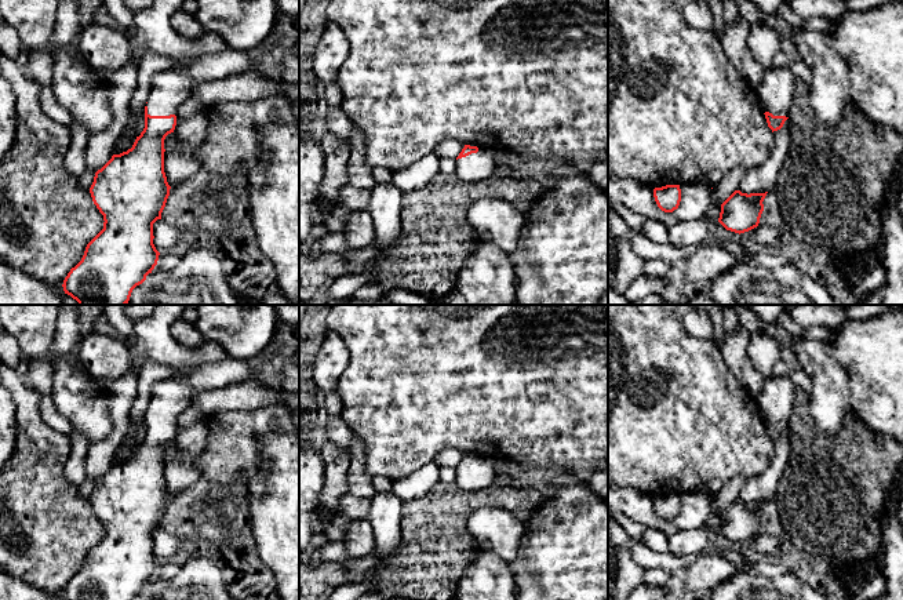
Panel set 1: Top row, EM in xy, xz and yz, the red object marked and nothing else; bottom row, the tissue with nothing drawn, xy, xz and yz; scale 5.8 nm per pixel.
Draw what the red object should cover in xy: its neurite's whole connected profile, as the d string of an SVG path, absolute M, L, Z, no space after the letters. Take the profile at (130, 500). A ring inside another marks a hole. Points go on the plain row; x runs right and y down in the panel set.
M227 357L200 364L183 377L171 377L152 386L143 440L131 458L113 463L95 481L90 502L103 524L103 538L87 553L81 570L65 586L63 600L132 600L146 589L160 564L153 553L153 532L161 528L170 505L171 495L164 481L164 448L175 439L178 418L190 407L196 392L239 385L252 374L247 360Z

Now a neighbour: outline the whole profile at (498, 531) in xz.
M480 506L469 517L467 528L481 550L511 563L517 556L525 523L505 509Z

